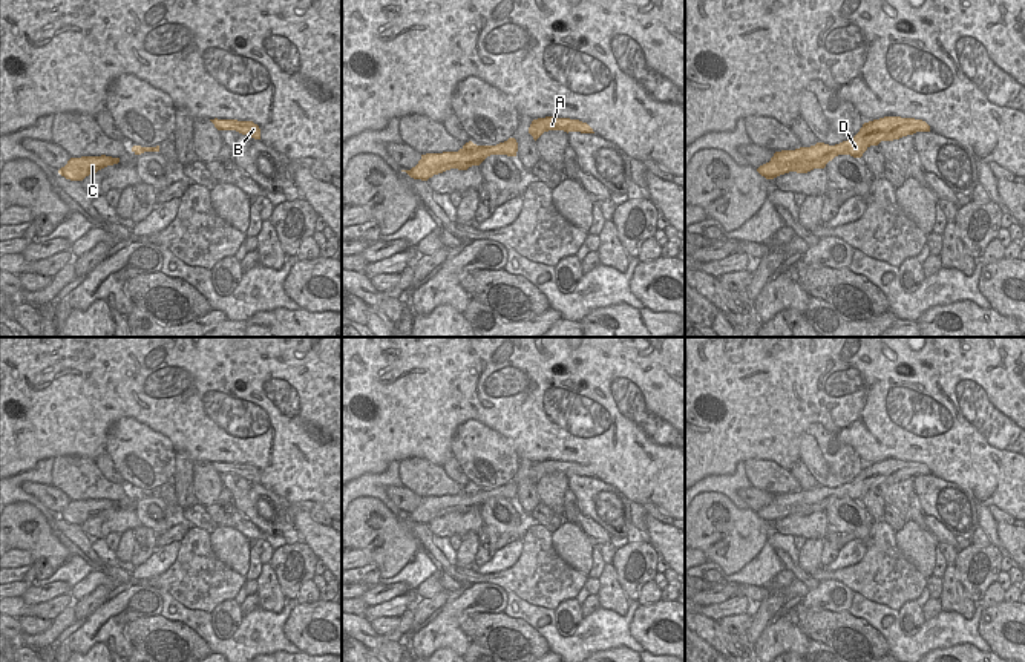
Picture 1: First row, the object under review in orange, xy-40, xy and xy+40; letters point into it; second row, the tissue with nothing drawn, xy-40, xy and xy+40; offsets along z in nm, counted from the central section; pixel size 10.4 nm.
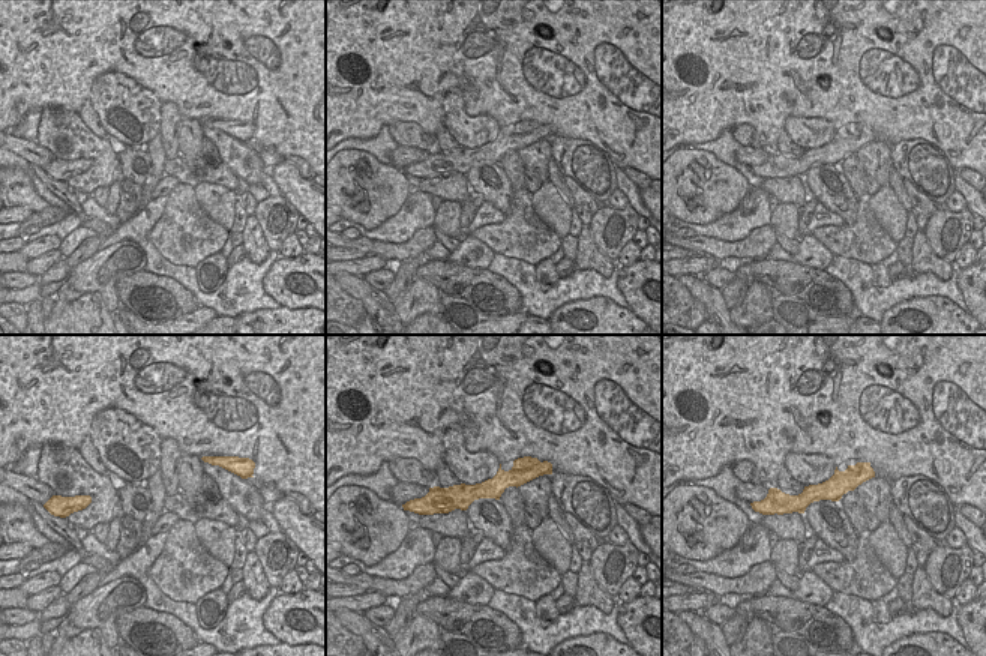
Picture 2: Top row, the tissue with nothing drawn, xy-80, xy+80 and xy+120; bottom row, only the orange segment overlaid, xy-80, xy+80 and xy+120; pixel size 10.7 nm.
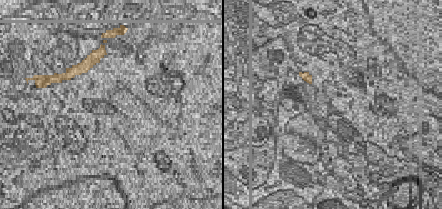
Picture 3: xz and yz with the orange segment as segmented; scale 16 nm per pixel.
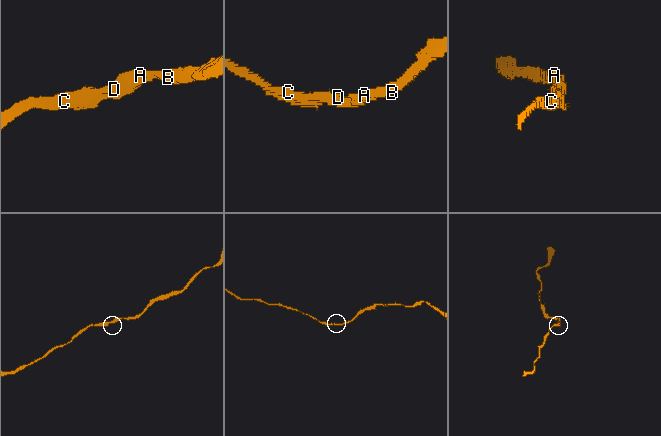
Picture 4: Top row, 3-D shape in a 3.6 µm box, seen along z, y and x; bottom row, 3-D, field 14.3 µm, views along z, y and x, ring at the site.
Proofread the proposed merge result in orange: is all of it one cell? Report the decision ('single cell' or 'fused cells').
single cell

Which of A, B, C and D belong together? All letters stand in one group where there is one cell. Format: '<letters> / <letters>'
A B C D

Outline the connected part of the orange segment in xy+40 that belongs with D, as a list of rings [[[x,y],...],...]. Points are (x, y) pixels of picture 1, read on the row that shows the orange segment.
[[[884,116],[864,123],[853,138],[835,146],[817,143],[811,147],[775,152],[771,161],[760,166],[757,172],[766,179],[774,179],[789,172],[807,173],[814,169],[824,169],[838,155],[861,158],[870,146],[899,139],[916,132],[930,132],[930,126],[922,120]]]

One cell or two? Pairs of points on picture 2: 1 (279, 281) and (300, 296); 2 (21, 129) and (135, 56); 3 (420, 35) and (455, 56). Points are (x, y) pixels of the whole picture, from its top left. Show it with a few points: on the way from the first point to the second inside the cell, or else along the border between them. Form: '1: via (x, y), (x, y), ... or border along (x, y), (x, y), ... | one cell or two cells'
1: via (284, 285), (296, 294) | one cell
2: border along (29, 108), (41, 111) | two cells
3: via (429, 39), (440, 50), (446, 50) | one cell

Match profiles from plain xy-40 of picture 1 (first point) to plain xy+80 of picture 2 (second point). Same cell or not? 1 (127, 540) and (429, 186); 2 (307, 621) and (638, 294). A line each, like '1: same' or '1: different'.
1: different
2: same

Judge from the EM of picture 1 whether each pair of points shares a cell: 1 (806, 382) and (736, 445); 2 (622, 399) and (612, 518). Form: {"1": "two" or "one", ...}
{"1": "one", "2": "two"}

